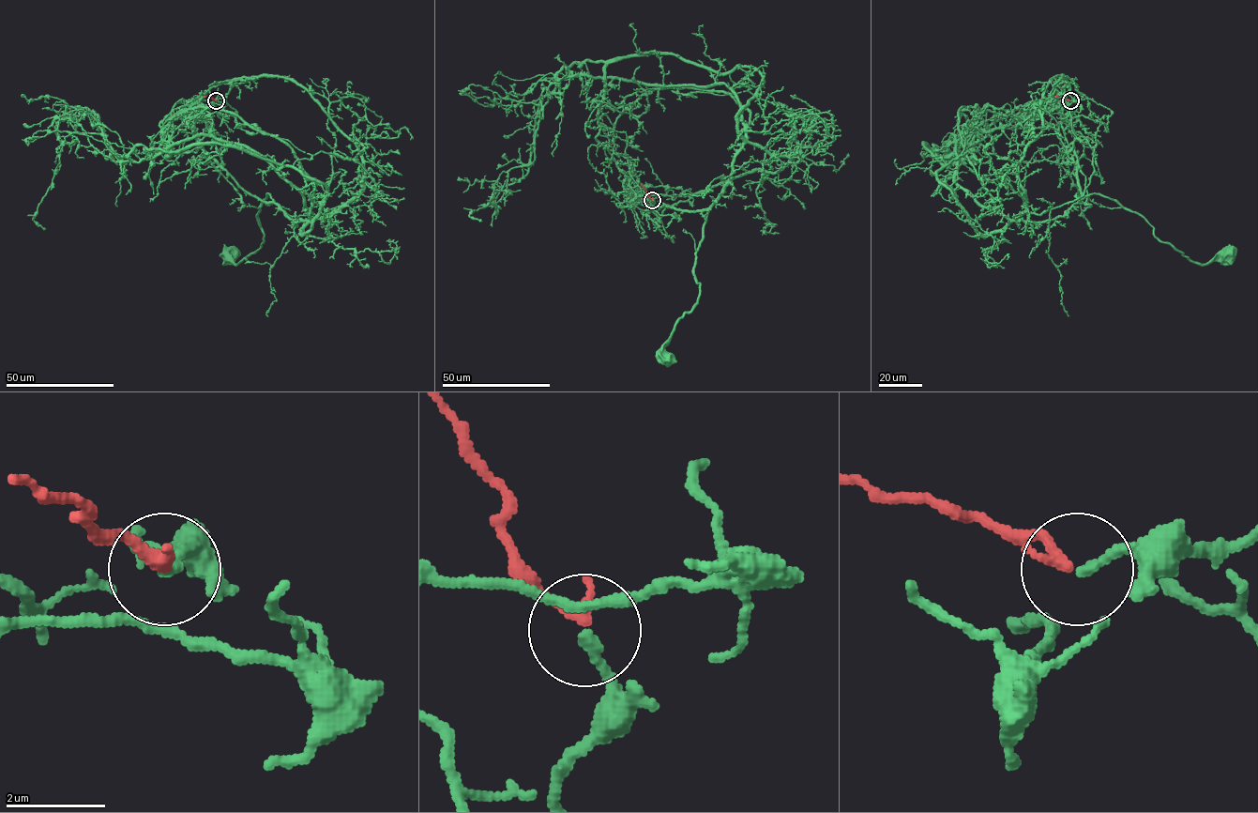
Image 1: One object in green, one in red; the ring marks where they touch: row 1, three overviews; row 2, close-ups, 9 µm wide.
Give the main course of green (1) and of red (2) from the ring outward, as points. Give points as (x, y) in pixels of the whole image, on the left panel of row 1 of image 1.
1: (216, 100), (253, 78), (216, 83), (194, 127), (272, 201), (258, 249), (236, 264), (230, 252)
2: (216, 100), (204, 96)

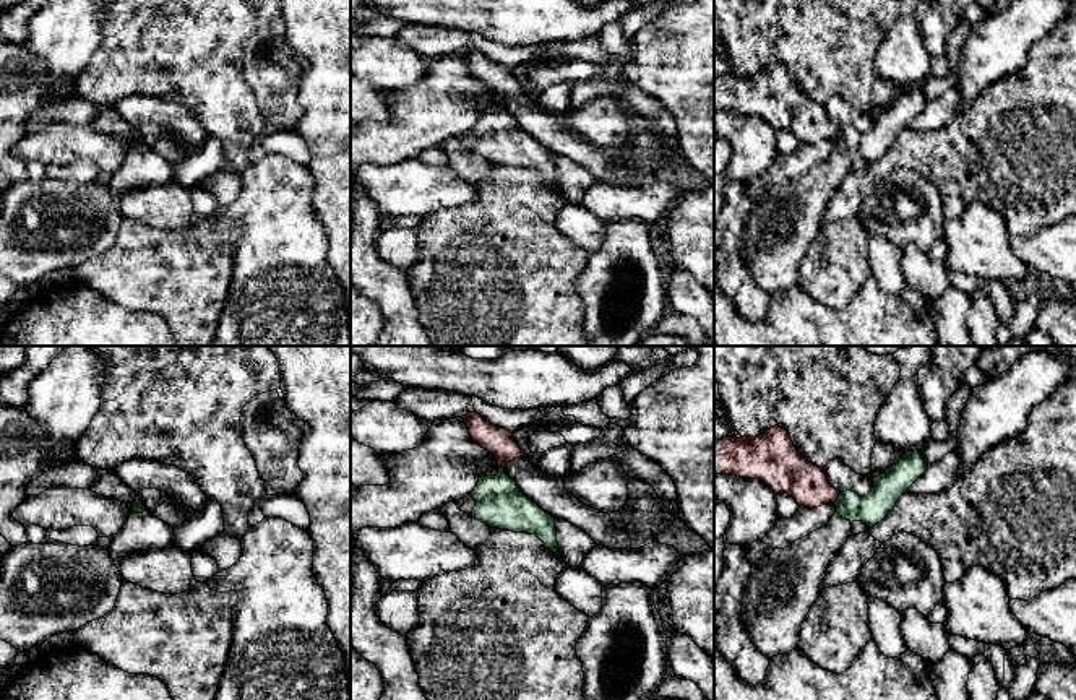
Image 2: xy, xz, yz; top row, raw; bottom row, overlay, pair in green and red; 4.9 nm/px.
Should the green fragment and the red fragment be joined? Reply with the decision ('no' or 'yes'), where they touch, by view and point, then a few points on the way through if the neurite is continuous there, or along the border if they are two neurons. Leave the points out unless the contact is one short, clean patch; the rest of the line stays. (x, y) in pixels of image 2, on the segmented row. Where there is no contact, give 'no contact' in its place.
no; contact yz (838, 497); border yz (839, 492), (833, 502)

